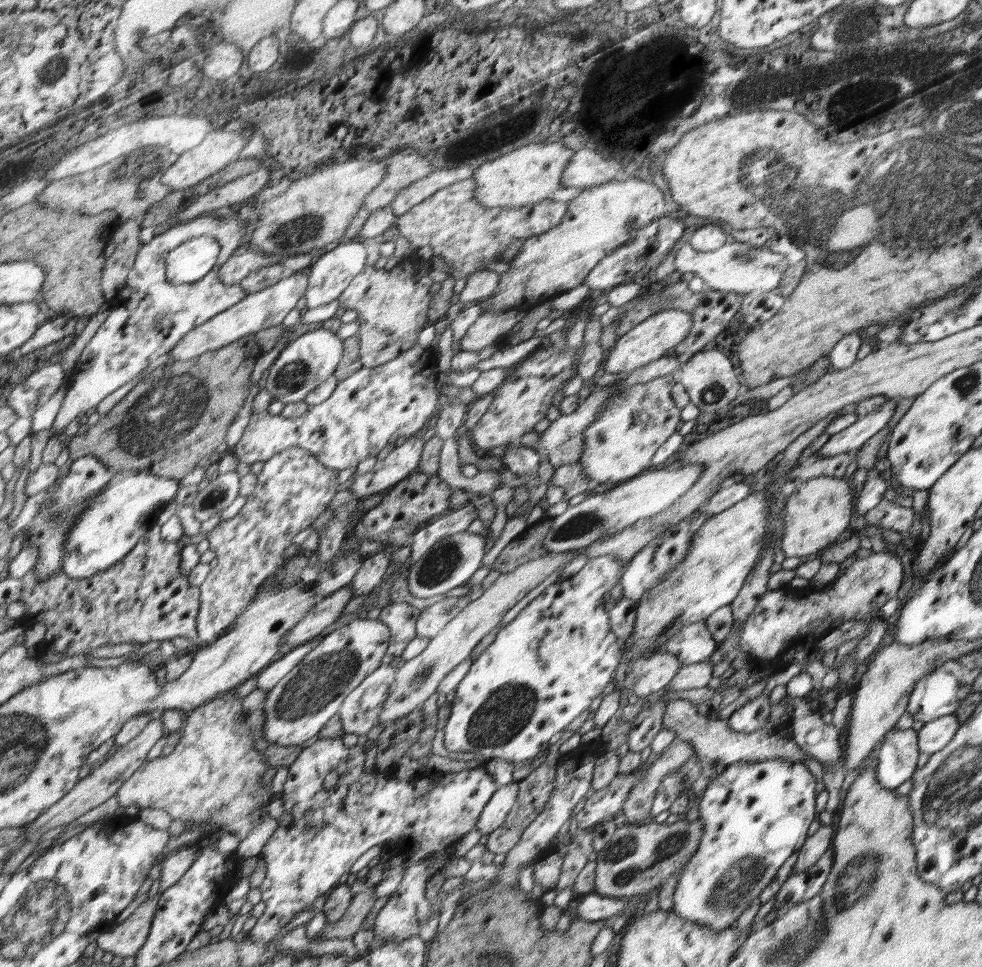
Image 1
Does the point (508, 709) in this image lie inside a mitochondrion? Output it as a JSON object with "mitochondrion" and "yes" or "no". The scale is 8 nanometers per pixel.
{"mitochondrion":"yes"}

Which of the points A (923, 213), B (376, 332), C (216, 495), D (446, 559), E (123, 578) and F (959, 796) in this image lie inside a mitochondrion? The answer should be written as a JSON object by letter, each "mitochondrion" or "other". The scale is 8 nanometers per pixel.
{"A":"mitochondrion","B":"other","C":"mitochondrion","D":"mitochondrion","E":"other","F":"mitochondrion"}

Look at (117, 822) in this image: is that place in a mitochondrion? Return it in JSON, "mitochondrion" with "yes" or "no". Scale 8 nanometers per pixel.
{"mitochondrion":"no"}

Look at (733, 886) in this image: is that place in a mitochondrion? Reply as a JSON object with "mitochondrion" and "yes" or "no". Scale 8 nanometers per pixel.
{"mitochondrion":"yes"}

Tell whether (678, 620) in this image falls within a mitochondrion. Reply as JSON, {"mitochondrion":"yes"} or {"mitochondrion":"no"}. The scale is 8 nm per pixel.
{"mitochondrion":"yes"}

